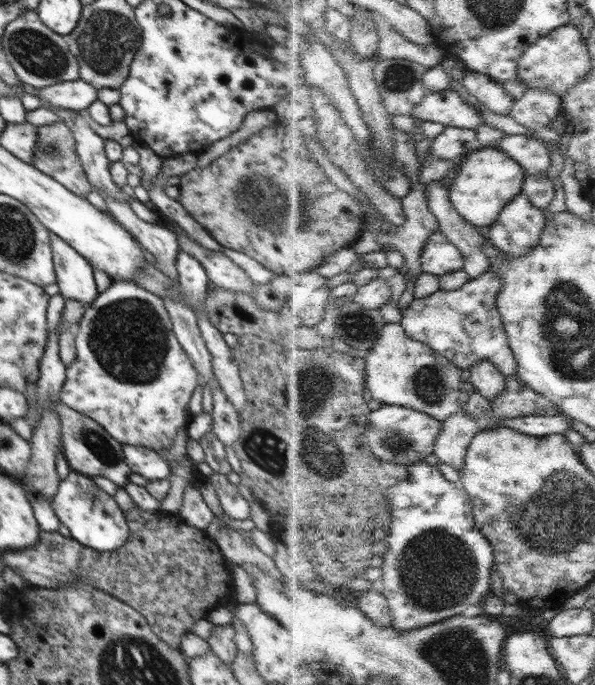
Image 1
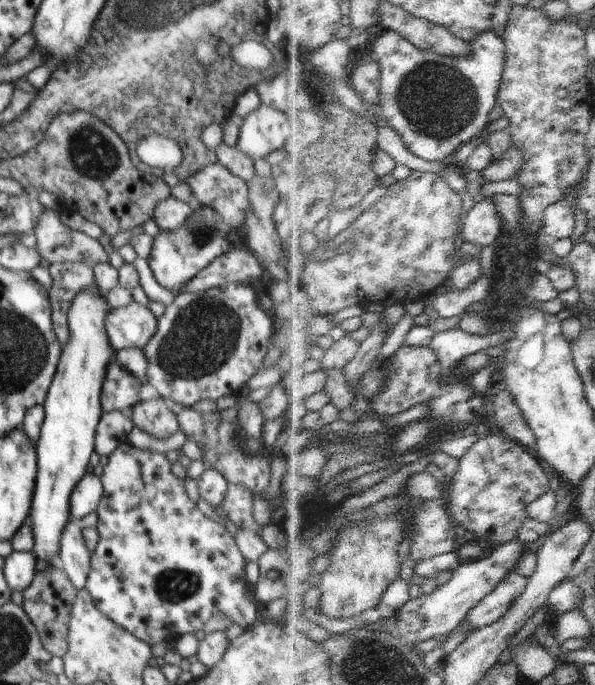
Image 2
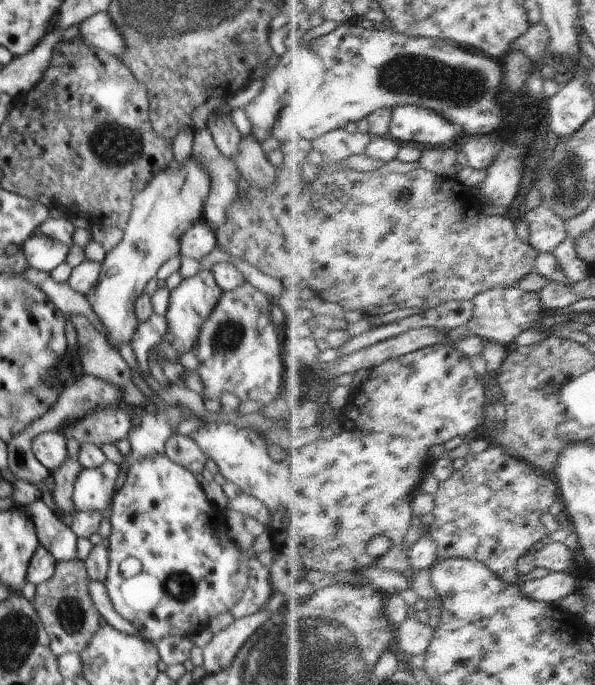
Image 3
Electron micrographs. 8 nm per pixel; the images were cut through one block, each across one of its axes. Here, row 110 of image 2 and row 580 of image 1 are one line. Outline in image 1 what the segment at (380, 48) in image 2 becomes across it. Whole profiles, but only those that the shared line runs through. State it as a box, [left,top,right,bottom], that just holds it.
[380,462,496,630]

